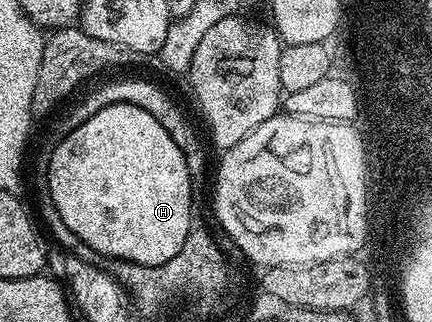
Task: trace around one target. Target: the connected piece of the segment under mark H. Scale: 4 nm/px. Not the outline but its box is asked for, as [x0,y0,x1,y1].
[47,104,195,264]

